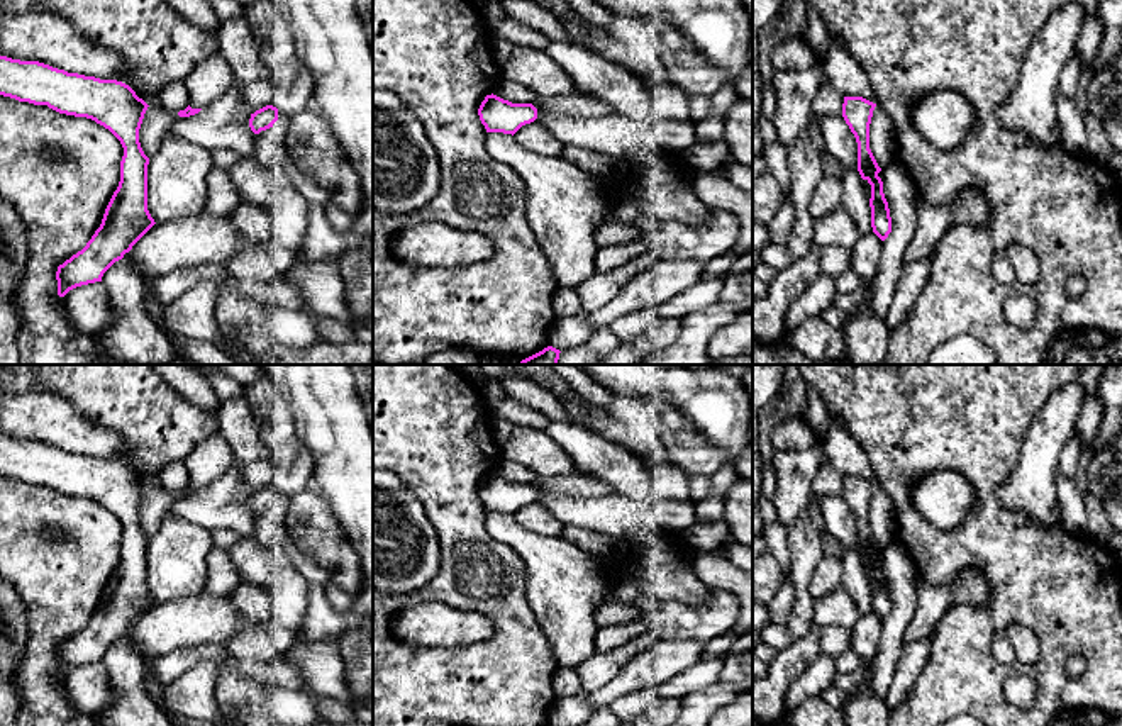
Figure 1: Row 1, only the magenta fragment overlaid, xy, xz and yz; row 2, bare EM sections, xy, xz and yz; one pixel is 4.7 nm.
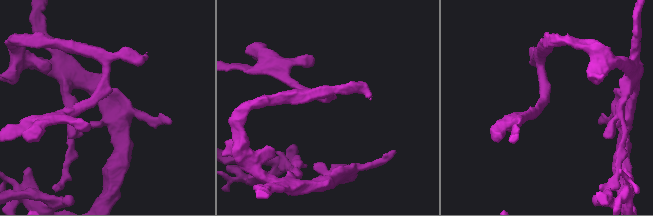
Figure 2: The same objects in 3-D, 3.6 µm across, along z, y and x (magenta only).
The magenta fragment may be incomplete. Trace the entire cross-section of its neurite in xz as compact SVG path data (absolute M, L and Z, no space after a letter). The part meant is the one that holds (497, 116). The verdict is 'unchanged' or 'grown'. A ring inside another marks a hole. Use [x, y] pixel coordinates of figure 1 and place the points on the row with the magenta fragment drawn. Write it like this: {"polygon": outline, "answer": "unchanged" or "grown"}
{"polygon": "M492 93L481 102L478 115L486 132L514 136L522 126L537 119L537 109L532 103L512 103Z", "answer": "unchanged"}

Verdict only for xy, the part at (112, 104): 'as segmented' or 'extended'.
as segmented

